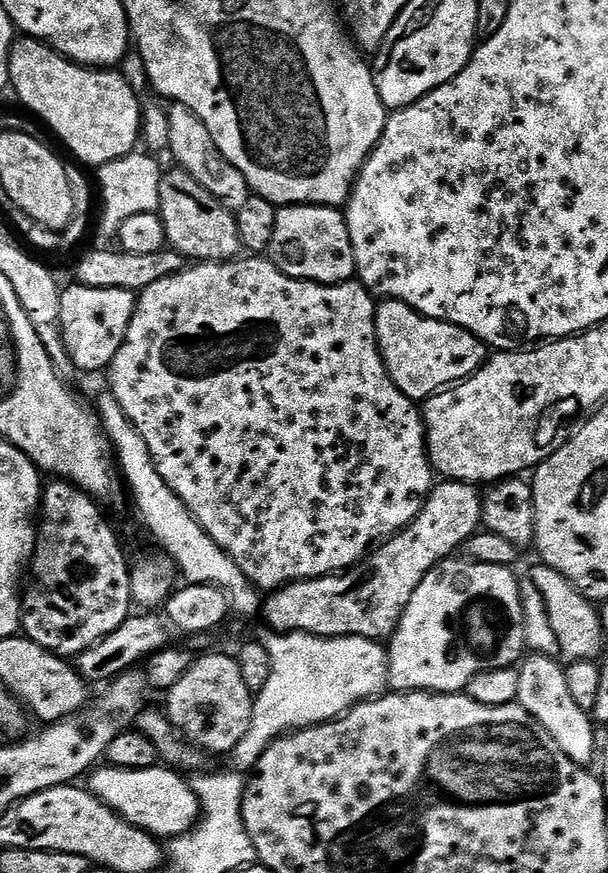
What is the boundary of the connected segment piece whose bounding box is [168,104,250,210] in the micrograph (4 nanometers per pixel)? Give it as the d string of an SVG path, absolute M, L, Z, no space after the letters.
M172 104L168 112L168 148L172 151L172 156L176 159L175 163L194 182L198 182L205 190L210 190L218 202L222 202L226 207L233 210L240 208L246 203L246 198L250 195L250 189L246 178L235 166L228 161L214 146L214 138L210 138L210 130L206 130L206 122L181 104Z

